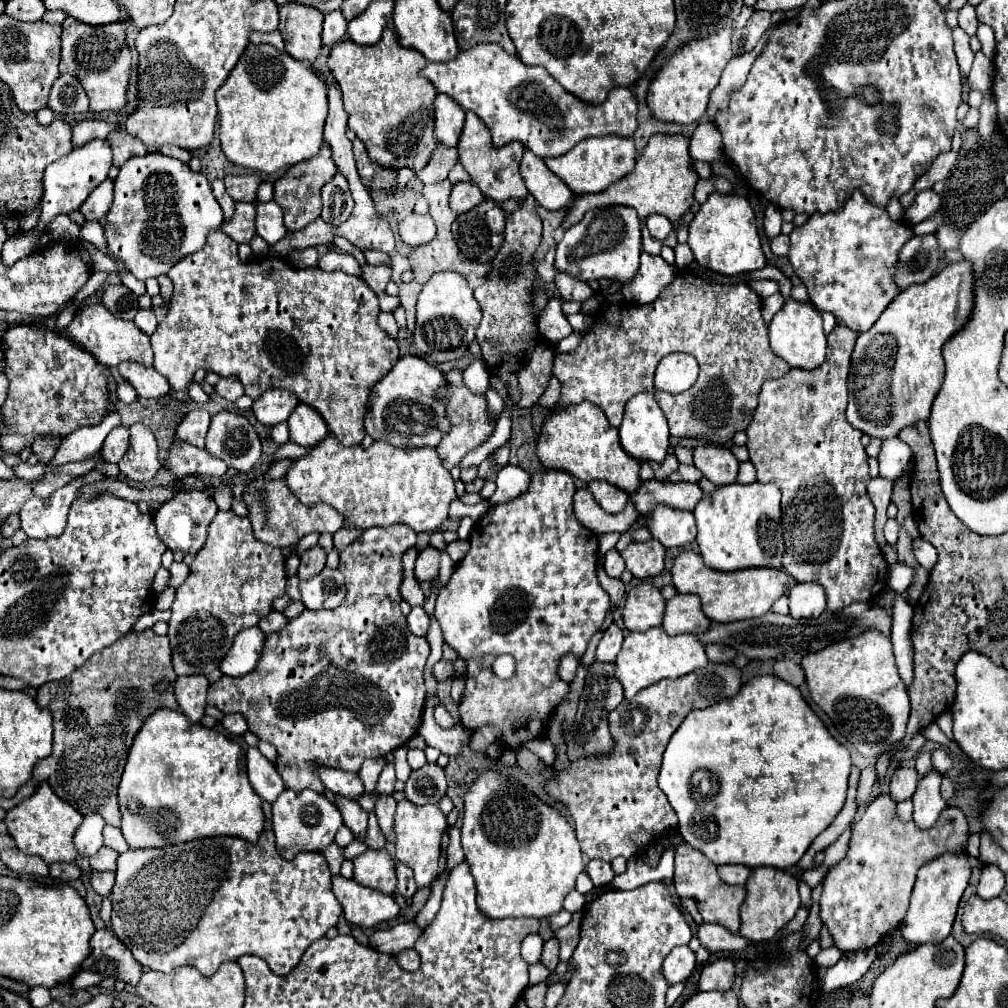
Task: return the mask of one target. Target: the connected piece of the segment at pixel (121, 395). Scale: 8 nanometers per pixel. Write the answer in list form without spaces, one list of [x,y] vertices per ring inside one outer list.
[[[128,383],[118,385],[116,395],[118,395],[118,399],[120,399],[122,403],[132,403],[132,401],[136,399],[136,391],[134,391],[134,389],[132,389],[132,385],[128,385]]]

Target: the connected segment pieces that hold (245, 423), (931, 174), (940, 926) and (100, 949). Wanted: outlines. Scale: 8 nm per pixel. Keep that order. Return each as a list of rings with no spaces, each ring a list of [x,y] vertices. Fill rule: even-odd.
[[[222,411],[212,417],[206,449],[230,467],[248,473],[260,457],[260,437],[244,415]]]
[[[954,151],[940,153],[940,157],[934,159],[930,169],[914,183],[914,191],[920,193],[922,189],[932,189],[934,183],[938,183],[938,181],[944,181],[950,175],[950,171],[954,169],[954,161],[956,161],[956,153]]]
[[[966,849],[962,853],[944,853],[942,857],[930,861],[918,871],[916,885],[910,899],[910,909],[900,923],[900,931],[904,941],[914,945],[926,945],[926,943],[942,943],[950,931],[956,917],[958,901],[968,885],[970,879],[970,865],[966,861]]]
[[[100,929],[90,939],[92,953],[84,959],[78,975],[72,979],[74,989],[88,989],[102,979],[122,979],[128,985],[138,985],[144,967],[132,957],[130,949],[116,939],[110,929]]]

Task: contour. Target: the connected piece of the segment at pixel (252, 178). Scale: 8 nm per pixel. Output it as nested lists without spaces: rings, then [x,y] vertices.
[[[238,175],[226,177],[226,191],[234,201],[256,201],[256,189],[260,185],[258,175]]]

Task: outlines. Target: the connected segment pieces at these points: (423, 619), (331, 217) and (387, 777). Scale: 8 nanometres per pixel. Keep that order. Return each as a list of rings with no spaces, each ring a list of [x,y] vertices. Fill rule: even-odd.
[[[412,607],[412,611],[406,615],[408,629],[416,635],[426,635],[428,631],[428,615],[422,607]]]
[[[336,173],[324,187],[322,187],[322,219],[326,223],[332,225],[340,225],[344,223],[352,209],[354,209],[354,201],[352,201],[352,193],[348,187],[348,181],[344,179],[342,173]]]
[[[388,763],[388,765],[382,769],[382,773],[380,773],[380,779],[378,779],[376,789],[372,791],[372,795],[376,795],[376,791],[378,791],[378,793],[392,793],[392,791],[394,791],[394,781],[396,781],[394,765]]]

